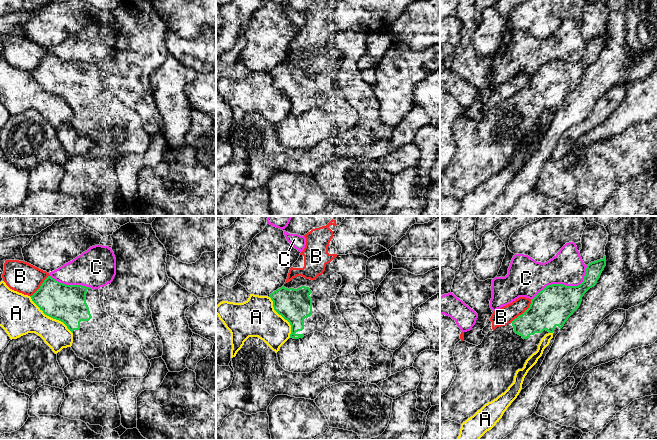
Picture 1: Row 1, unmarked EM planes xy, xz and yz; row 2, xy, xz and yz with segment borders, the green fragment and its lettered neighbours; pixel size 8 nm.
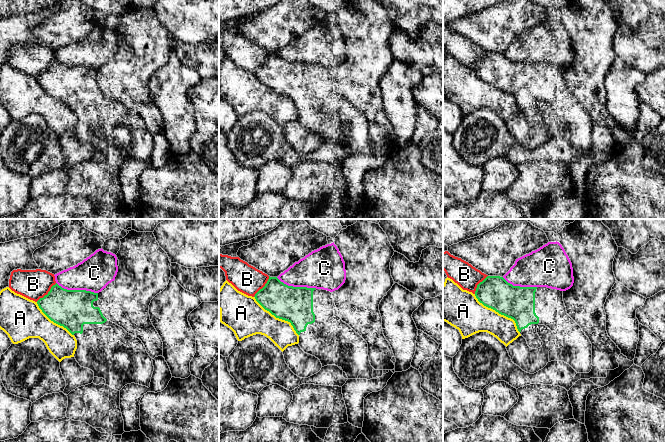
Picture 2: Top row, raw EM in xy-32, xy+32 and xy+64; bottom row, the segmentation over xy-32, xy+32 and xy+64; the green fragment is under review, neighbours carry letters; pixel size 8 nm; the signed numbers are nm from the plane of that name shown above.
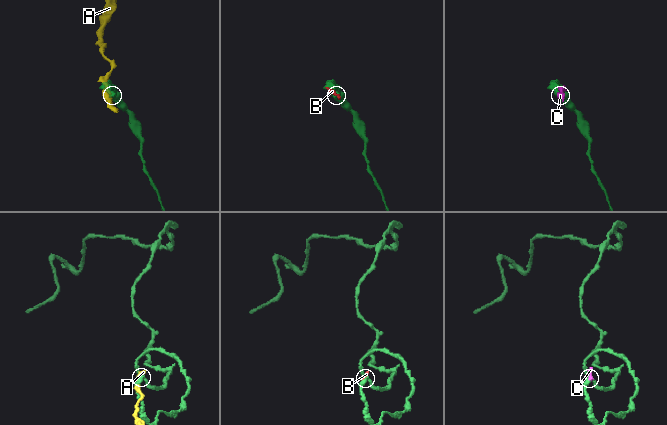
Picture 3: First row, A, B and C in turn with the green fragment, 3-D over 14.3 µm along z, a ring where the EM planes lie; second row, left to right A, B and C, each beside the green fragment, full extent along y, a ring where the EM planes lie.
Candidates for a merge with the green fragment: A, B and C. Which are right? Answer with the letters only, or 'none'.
none

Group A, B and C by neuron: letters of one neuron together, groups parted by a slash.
A / B / C

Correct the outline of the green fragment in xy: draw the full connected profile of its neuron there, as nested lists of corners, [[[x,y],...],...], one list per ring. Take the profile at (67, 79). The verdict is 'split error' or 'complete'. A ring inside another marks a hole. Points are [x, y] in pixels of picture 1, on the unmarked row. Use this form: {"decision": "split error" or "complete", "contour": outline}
{"decision": "split error", "contour": [[[48,52],[30,73],[45,91],[63,98],[73,109],[71,124],[77,133],[88,137],[94,144],[104,143],[112,147],[111,161],[116,162],[123,154],[144,154],[148,150],[151,139],[143,128],[141,117],[102,85],[99,65],[66,61]]]}

